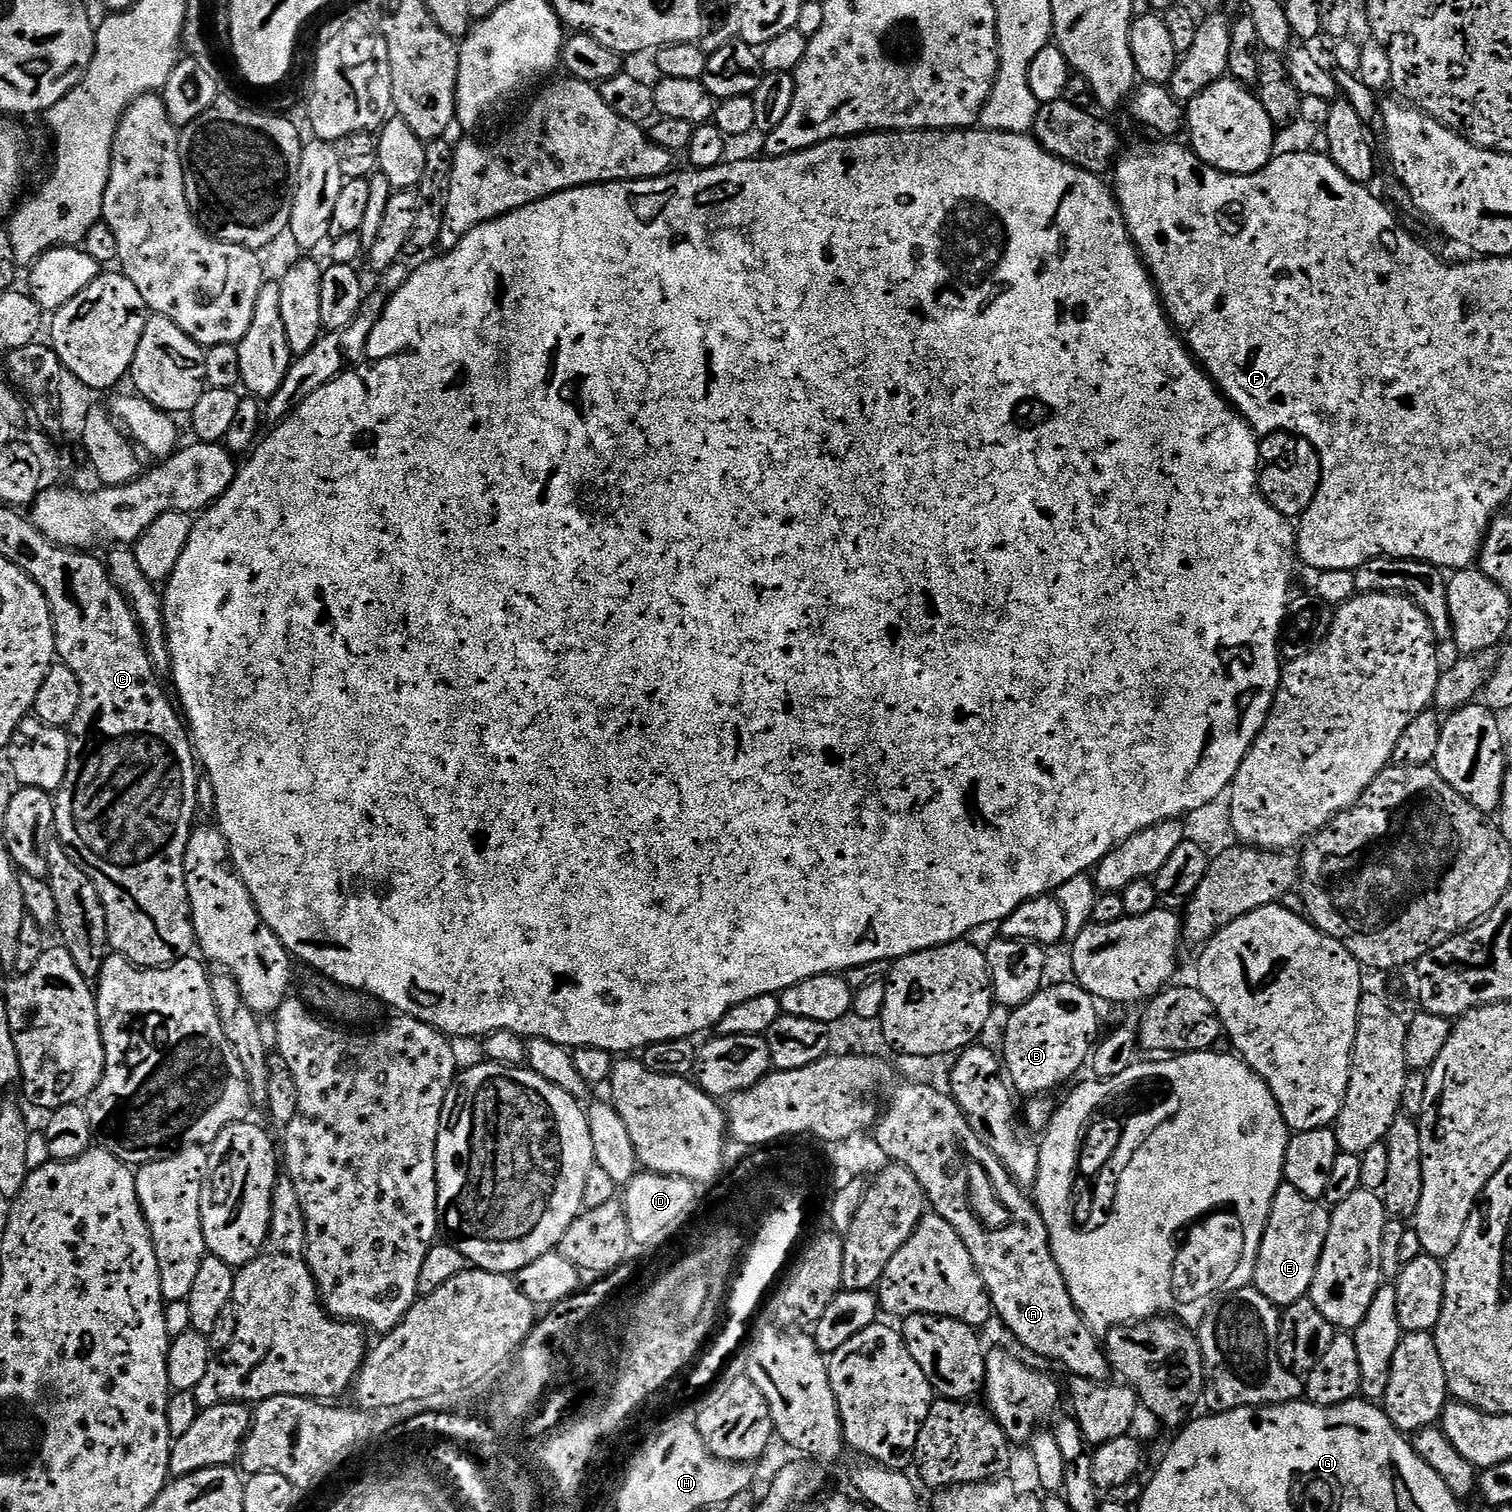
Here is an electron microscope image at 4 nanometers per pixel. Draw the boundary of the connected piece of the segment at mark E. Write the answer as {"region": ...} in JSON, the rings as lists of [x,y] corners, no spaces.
{"region":[[[1287,1182],[1274,1194],[1270,1218],[1256,1255],[1254,1287],[1277,1308],[1283,1310],[1305,1299],[1312,1291],[1314,1274],[1330,1230],[1332,1217],[1327,1207],[1306,1198]]]}

